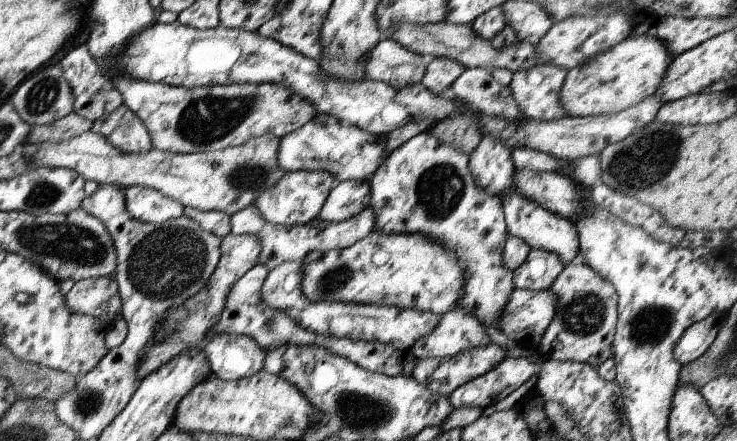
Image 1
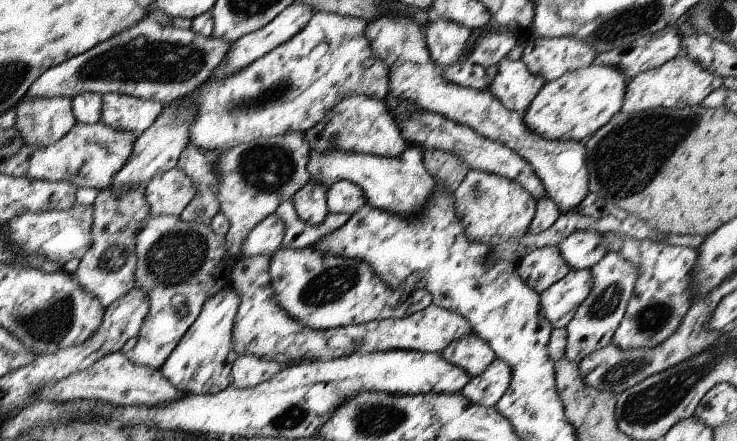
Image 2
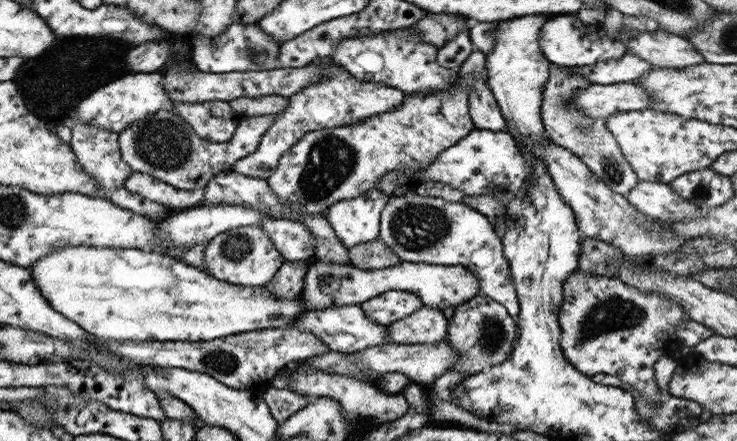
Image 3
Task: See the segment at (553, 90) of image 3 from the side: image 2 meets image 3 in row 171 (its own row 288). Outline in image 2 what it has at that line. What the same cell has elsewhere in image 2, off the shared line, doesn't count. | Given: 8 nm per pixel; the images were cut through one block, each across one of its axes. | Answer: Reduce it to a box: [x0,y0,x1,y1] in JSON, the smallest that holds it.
[563,251,636,364]

